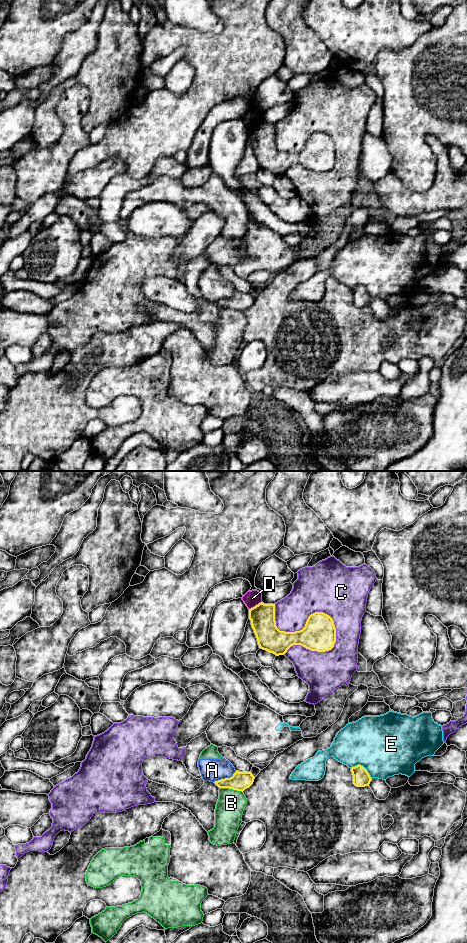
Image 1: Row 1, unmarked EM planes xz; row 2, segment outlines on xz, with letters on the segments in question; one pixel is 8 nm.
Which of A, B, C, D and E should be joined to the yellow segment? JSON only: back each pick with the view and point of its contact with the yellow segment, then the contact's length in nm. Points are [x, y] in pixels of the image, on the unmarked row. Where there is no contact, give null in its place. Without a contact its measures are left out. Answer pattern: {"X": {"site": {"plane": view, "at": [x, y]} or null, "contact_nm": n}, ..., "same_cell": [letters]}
{"same_cell": []}

